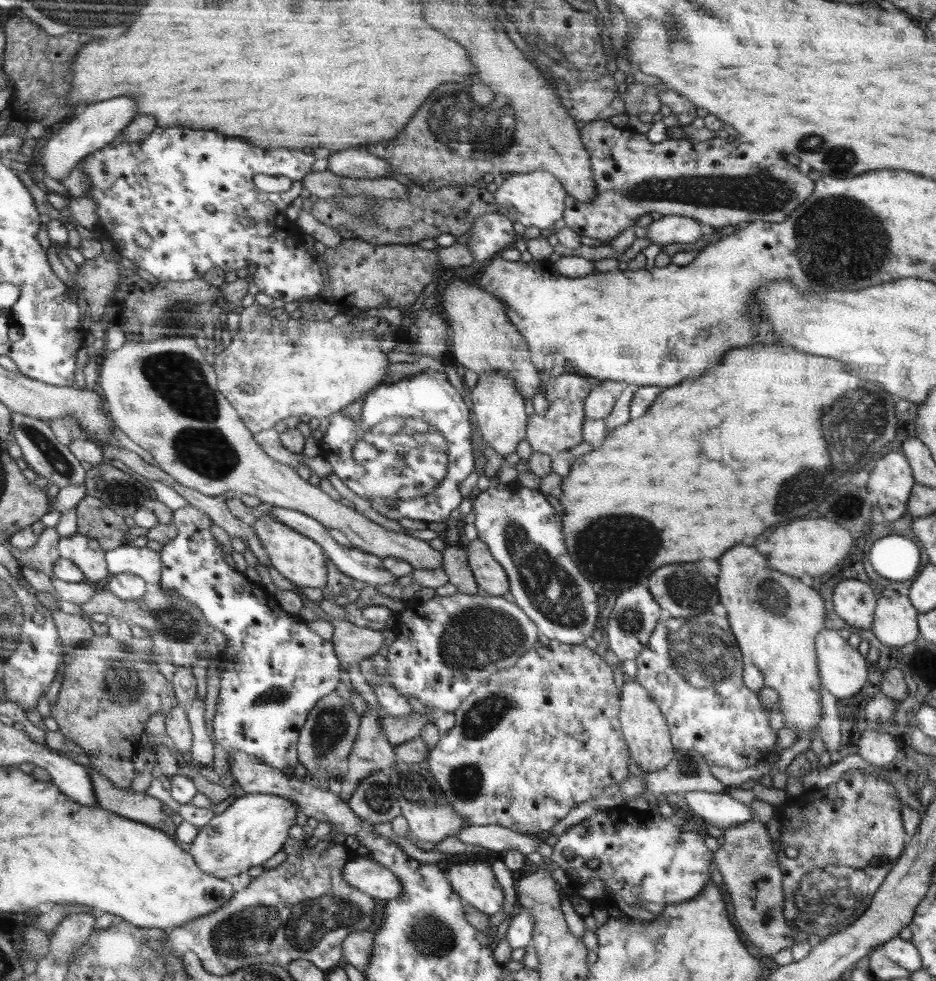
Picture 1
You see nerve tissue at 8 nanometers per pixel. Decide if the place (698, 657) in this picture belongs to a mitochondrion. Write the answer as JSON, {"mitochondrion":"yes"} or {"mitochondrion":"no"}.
{"mitochondrion":"yes"}

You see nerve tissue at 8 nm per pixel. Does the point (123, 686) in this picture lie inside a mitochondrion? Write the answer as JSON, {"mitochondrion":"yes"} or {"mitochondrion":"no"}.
{"mitochondrion":"yes"}

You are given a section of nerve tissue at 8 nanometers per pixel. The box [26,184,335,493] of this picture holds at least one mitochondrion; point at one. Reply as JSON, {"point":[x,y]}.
{"point":[200,444]}

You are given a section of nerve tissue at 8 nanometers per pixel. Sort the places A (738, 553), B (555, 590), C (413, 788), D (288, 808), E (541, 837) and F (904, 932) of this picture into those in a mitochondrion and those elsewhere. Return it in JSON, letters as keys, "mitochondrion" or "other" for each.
{"A":"other","B":"mitochondrion","C":"mitochondrion","D":"other","E":"other","F":"other"}

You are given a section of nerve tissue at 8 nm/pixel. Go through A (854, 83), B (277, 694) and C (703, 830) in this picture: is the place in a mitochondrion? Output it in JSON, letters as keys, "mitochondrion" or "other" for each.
{"A":"other","B":"mitochondrion","C":"other"}

